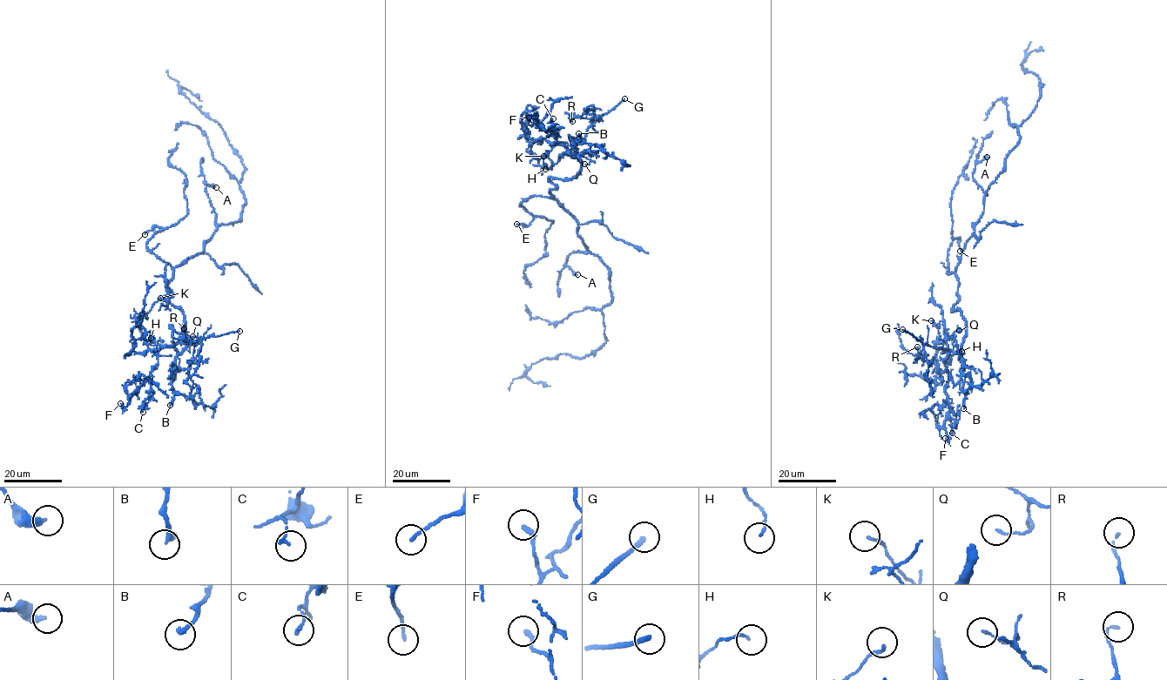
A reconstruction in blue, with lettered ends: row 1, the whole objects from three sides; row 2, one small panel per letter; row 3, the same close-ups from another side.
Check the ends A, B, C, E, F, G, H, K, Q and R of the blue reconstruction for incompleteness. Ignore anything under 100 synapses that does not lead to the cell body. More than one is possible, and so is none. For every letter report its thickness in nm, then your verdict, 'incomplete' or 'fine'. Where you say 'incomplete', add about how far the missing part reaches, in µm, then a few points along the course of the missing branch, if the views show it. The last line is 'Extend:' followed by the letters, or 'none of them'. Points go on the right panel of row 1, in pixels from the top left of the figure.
A: 360 nm | fine
B: 240 nm | fine
C: 150 nm | fine
E: 130 nm | fine
F: 240 nm | fine
G: 240 nm | incomplete | 70 µm | (902, 329), (891, 326), (885, 346), (890, 363), (875, 376), (867, 395), (853, 396), (851, 402), (847, 400)
H: 100 nm | fine
K: 110 nm | fine
Q: 100 nm | fine
R: 110 nm | fine
Extend: G

